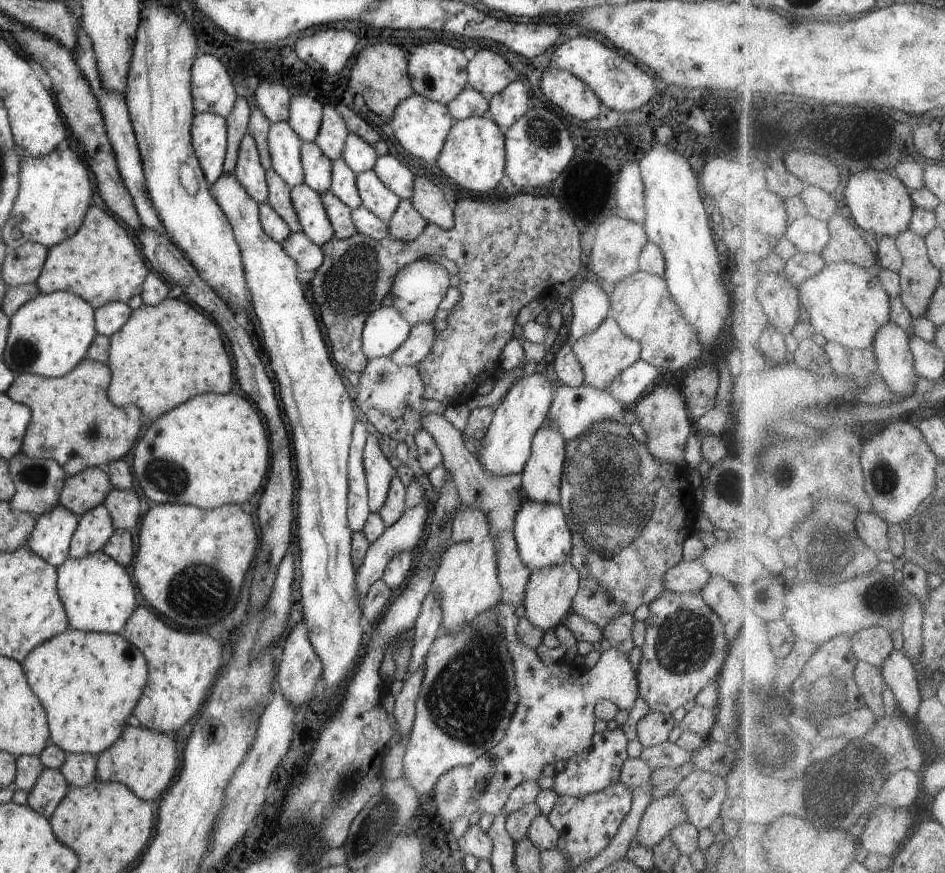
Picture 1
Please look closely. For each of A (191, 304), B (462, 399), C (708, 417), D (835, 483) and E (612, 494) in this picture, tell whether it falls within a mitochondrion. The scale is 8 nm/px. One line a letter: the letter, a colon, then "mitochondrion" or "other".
A: other
B: other
C: other
D: other
E: mitochondrion

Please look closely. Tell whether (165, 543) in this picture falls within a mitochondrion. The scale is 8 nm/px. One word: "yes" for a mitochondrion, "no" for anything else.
no

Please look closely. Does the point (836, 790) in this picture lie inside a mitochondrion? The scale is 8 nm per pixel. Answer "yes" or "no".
yes

